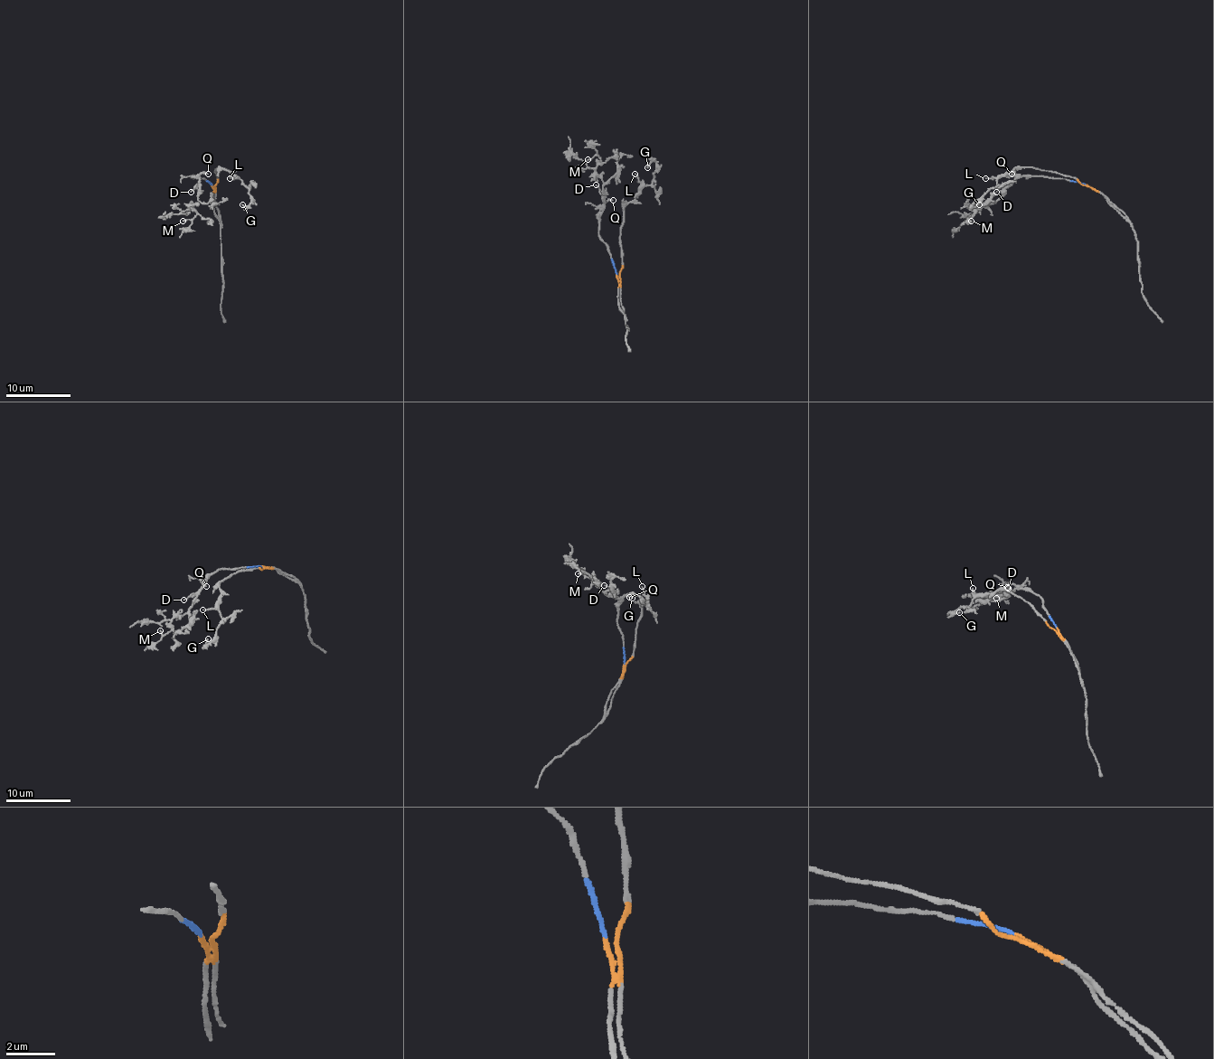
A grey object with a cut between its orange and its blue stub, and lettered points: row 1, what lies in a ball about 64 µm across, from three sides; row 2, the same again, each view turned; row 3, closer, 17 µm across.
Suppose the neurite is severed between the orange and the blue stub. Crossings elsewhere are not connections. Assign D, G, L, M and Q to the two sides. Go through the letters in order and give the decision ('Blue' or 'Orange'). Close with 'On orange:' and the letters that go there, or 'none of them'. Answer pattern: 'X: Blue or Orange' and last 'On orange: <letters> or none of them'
D: Blue
G: Orange
L: Orange
M: Blue
Q: Blue
On orange: G, L

